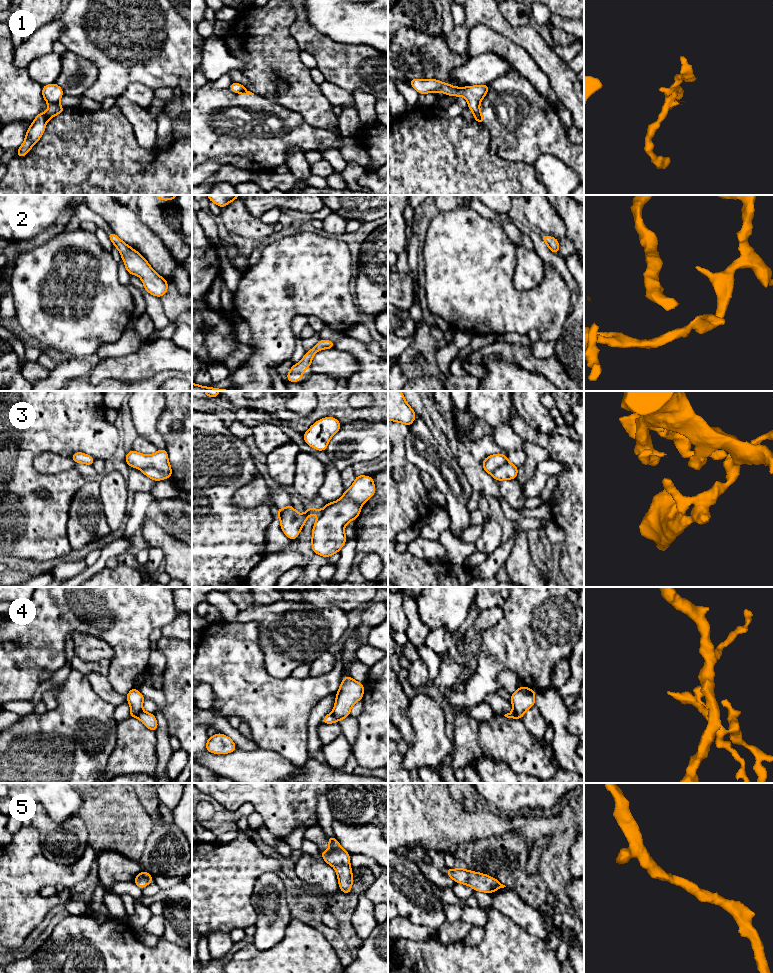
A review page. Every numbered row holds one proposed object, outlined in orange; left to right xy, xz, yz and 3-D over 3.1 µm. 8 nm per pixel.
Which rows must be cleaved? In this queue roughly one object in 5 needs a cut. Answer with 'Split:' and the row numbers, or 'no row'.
Split: 1, 3, 4

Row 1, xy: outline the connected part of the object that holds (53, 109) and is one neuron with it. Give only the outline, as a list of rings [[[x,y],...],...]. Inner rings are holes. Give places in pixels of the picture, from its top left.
[[[58,102],[52,103],[48,105],[47,112],[45,114],[46,116],[46,123],[52,119],[55,115],[58,115],[62,112],[66,111]]]

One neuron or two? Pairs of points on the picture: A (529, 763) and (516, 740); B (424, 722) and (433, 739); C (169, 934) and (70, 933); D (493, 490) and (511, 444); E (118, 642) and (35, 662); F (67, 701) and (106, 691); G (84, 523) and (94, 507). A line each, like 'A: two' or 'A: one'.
A: one
B: one
C: two
D: two
E: one
F: two
G: one

